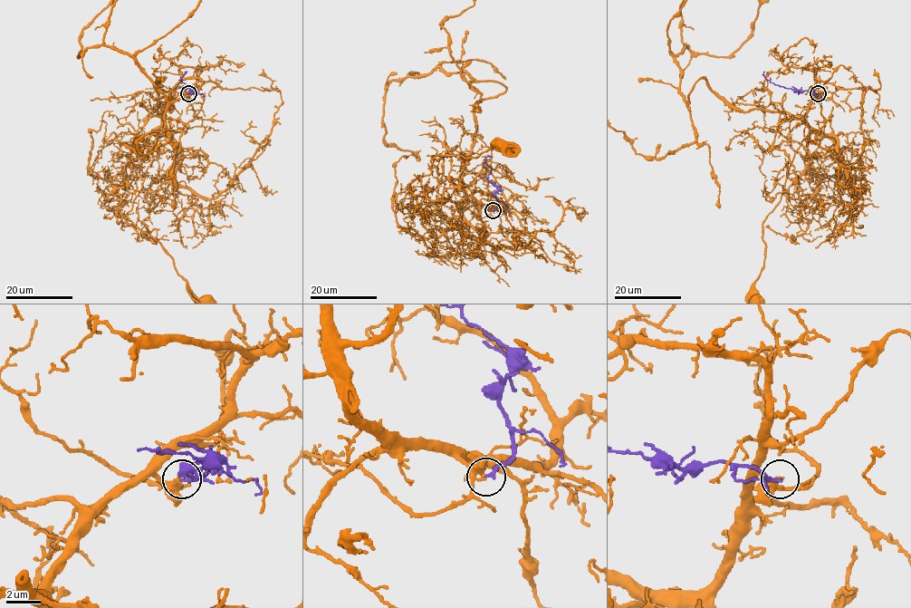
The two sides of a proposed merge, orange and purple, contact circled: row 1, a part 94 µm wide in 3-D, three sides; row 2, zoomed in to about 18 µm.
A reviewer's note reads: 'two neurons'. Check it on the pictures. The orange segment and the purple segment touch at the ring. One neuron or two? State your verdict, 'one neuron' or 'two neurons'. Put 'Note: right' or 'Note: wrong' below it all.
two neurons
Note: right

